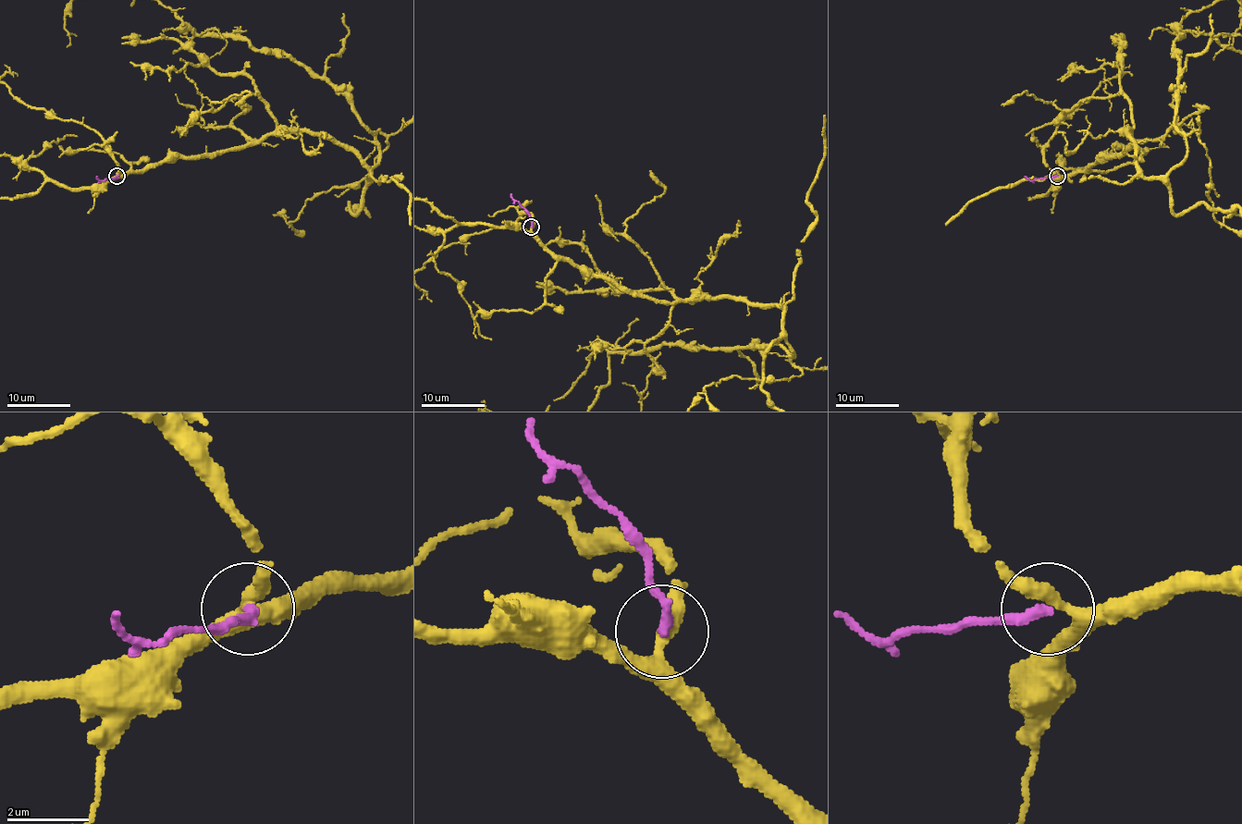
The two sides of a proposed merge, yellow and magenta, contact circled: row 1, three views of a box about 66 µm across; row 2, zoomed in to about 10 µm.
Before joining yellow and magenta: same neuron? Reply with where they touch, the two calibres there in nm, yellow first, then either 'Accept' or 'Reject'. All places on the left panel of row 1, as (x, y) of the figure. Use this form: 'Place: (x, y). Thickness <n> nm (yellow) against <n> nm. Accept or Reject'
Place: (116, 176). Thickness 320 nm (yellow) against 240 nm. Reject

